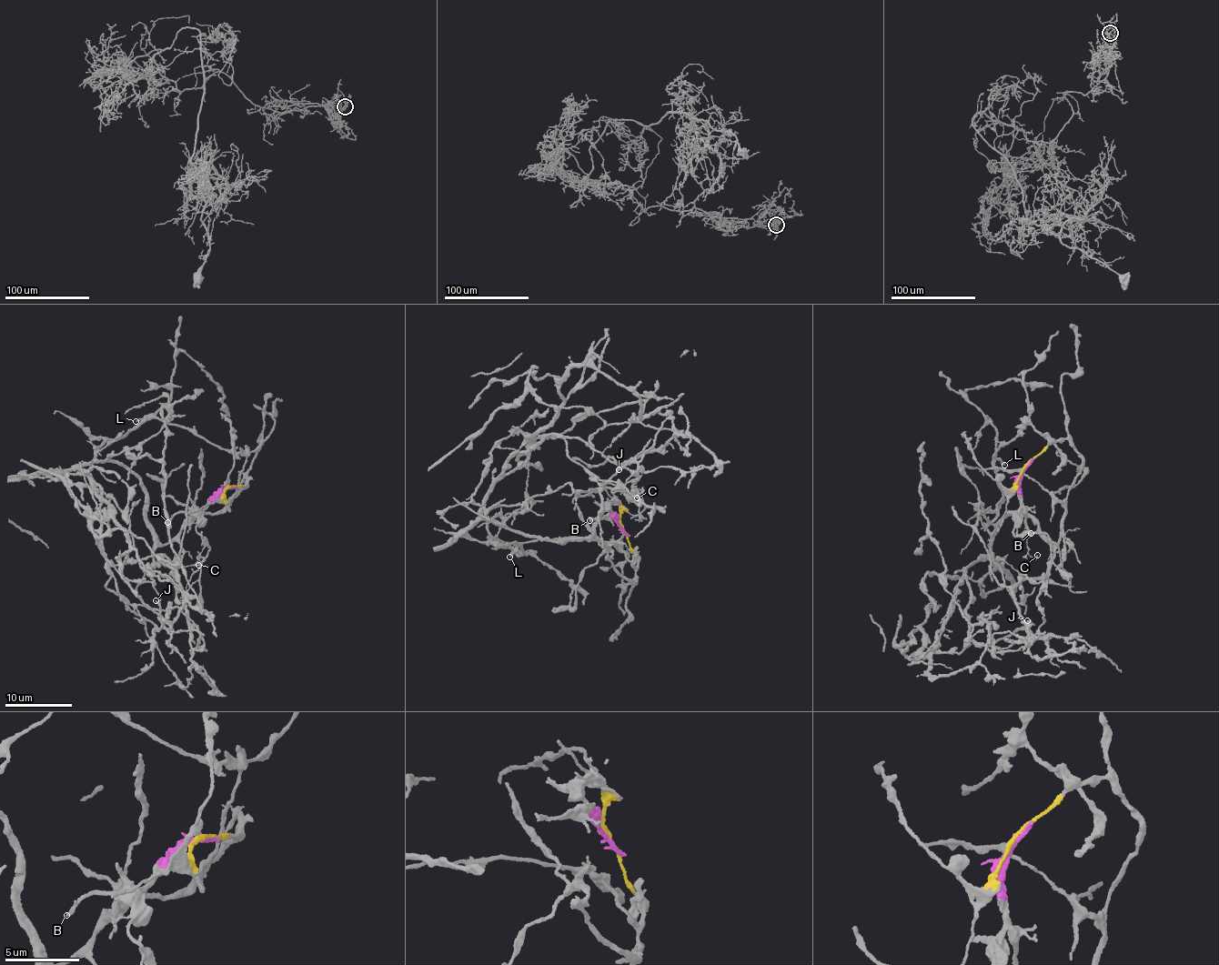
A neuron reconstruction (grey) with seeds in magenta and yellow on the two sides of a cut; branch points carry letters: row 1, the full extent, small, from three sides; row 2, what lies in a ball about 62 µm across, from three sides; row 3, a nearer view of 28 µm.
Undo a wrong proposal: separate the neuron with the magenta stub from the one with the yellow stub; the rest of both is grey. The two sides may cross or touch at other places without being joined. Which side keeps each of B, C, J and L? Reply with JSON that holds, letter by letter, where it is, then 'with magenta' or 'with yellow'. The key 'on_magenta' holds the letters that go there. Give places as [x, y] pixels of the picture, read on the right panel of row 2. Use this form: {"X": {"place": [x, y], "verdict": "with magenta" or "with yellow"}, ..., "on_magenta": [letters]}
{"B": {"place": [1031, 533], "verdict": "with magenta"}, "C": {"place": [1037, 555], "verdict": "with magenta"}, "J": {"place": [1027, 620], "verdict": "with yellow"}, "L": {"place": [1004, 465], "verdict": "with yellow"}, "on_magenta": ["B", "C"]}

